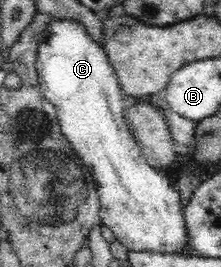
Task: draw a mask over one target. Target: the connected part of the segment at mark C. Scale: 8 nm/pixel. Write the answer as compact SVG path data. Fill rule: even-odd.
M53 16L42 31L45 32L42 40L38 41L35 59L41 94L55 107L61 134L91 170L100 198L102 225L111 228L115 237L129 246L129 251L181 251L186 244L186 229L179 193L171 187L167 176L163 177L160 169L151 167L141 154L125 119L124 109L128 101L123 96L106 48L89 36L85 25L73 18Z

